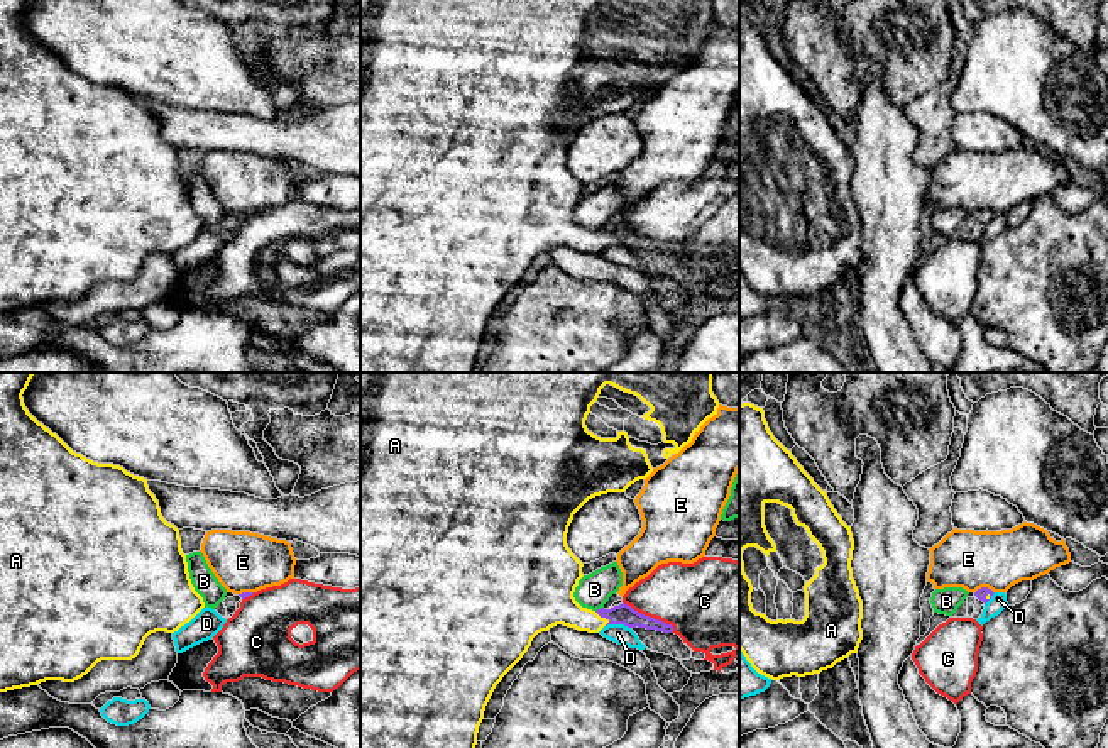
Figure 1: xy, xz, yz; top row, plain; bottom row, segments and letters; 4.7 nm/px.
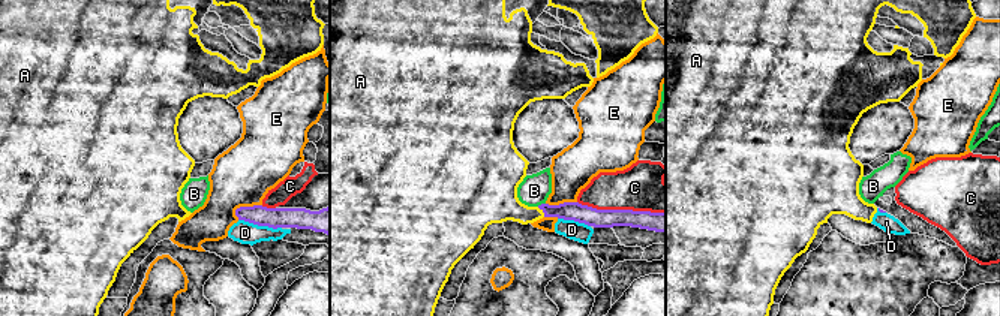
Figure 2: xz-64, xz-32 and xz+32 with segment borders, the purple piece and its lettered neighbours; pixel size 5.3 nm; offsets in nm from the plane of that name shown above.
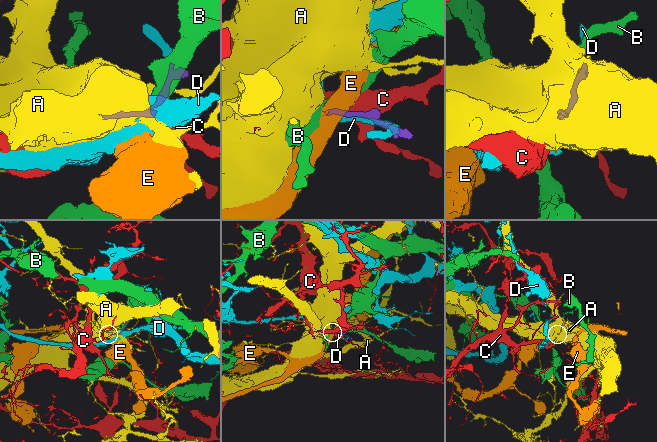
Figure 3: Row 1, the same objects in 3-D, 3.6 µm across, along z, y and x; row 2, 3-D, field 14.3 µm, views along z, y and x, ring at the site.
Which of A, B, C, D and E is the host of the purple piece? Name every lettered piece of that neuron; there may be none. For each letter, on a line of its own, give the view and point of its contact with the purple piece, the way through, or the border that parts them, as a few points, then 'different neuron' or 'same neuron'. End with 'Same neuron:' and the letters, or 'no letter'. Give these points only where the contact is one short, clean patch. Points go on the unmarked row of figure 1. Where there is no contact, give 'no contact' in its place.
A: xz (603, 237) | across xz (625, 236), (603, 237), (574, 237), (552, 224) | same neuron
B: xz (601, 229) | along xz (603, 227), (596, 232) | different neuron
C: xz (648, 237) | different neuron
D: xz (618, 244) | different neuron
E: yz (983, 208) | along yz (993, 212), (980, 208), (975, 214) | different neuron
Same neuron: A

